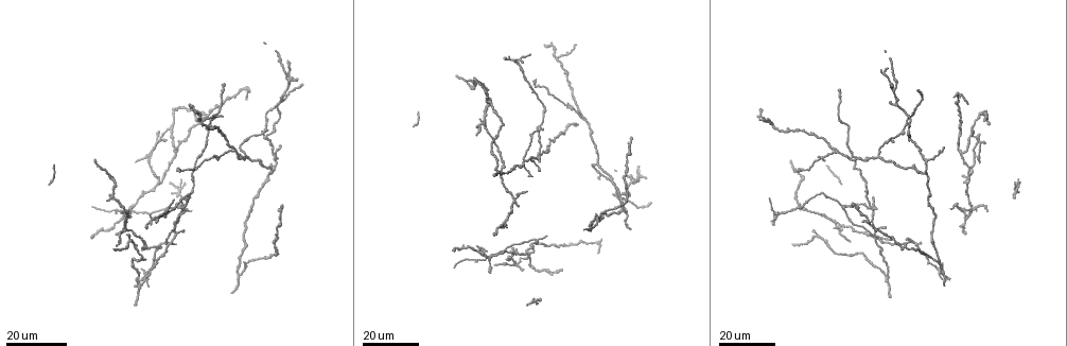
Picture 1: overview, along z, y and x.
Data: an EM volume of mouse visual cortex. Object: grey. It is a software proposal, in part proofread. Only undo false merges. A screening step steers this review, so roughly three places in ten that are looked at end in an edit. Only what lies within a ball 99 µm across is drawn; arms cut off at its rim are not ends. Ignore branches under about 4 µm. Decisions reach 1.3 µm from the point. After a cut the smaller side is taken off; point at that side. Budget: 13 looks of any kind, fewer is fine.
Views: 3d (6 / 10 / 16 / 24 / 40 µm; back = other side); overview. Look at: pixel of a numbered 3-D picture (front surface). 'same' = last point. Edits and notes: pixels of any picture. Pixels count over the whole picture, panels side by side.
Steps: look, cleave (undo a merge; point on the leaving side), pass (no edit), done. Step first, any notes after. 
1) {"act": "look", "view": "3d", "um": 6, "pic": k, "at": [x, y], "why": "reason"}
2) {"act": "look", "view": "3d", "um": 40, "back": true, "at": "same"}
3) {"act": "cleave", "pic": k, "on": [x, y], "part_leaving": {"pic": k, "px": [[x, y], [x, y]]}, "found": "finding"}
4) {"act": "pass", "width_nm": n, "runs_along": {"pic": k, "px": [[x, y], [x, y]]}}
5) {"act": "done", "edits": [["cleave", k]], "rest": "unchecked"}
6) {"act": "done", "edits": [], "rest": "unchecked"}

{"act": "look", "view": "3d", "um": 24, "pic": 1, "at": [912, 242], "why": "branch point"}

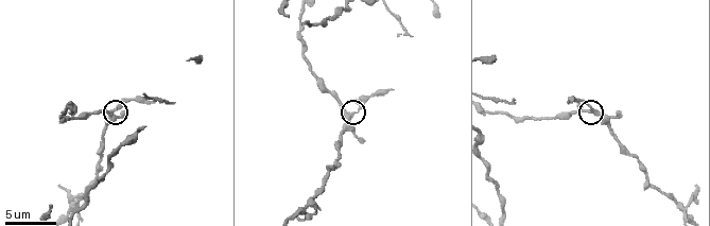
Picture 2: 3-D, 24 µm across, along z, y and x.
{"act": "look", "view": "3d", "um": 6, "pic": 2, "at": [592, 108], "why": "closer look"}

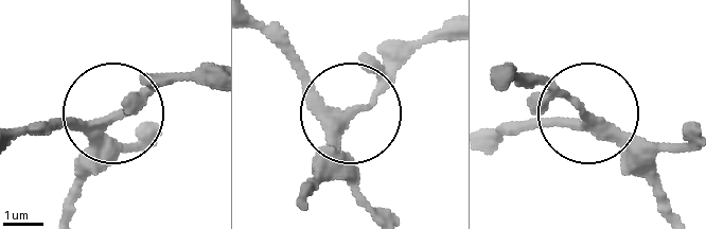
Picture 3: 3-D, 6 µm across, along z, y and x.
{"act": "pass", "arms": 3, "found": "one neuron here"}

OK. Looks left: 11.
{"act": "look", "view": "3d", "um": 24, "pic": 1, "at": [125, 225], "why": "four-way junction"}

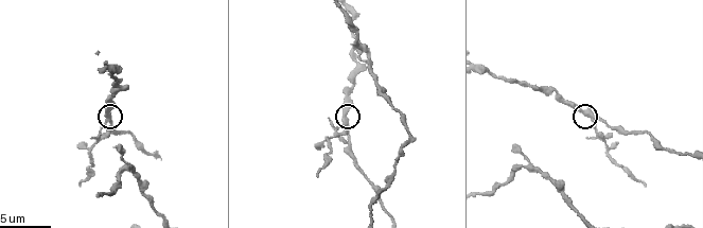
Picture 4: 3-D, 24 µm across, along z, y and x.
{"act": "look", "view": "3d", "um": 10, "pic": 4, "at": [109, 117]}

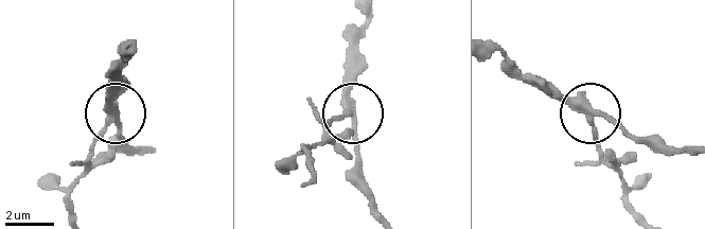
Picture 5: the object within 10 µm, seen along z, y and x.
{"act": "pass", "arms": 4, "found": "all the same neuron"}

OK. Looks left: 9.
{"act": "look", "view": "3d", "um": 16, "pic": 1, "at": [182, 208], "why": "three arms meet"}

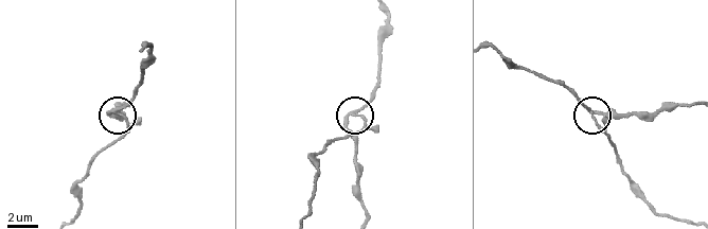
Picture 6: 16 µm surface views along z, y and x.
{"act": "look", "view": "3d", "um": 6, "pic": 6, "at": [356, 112]}

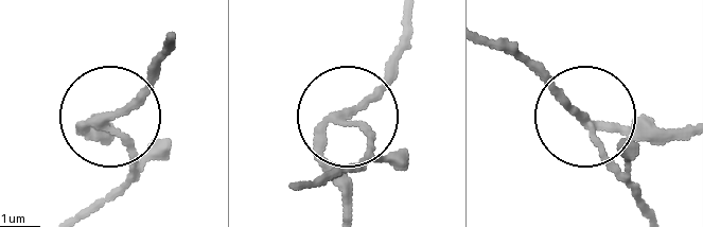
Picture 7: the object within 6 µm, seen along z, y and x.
{"act": "cleave", "pic": 7, "on": [138, 93], "side_arm_um": 28, "part_leaving": {"pic": 7, "px": [[590, 126], [528, 66], [488, 46]]}, "found": "two neurons meet here"}

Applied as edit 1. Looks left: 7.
{"act": "look", "view": "overview", "why": "redraw"}

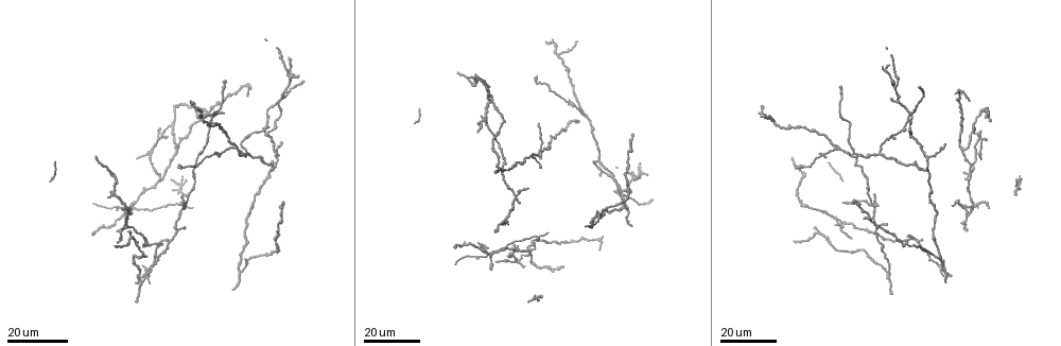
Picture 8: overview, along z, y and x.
{"act": "look", "view": "3d", "um": 16, "pic": 8, "at": [874, 206], "why": "looks like a crossing"}

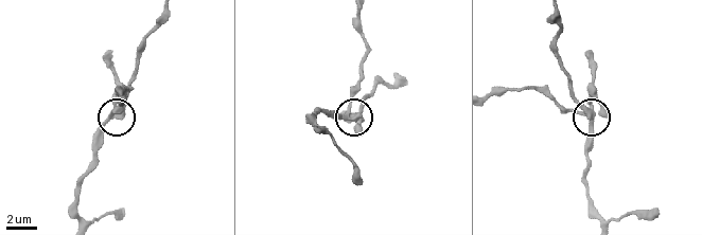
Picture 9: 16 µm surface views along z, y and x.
{"act": "look", "view": "3d", "um": 6, "pic": 9, "at": [347, 111]}

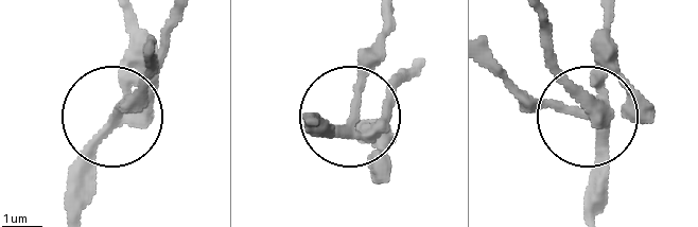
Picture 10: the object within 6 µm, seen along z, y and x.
{"act": "pass", "side_arm_um": 13, "runs_along": {"pic": 10, "px": [[409, 69], [386, 112], [359, 112], [365, 62], [382, 35]]}, "found": "one neuron here"}

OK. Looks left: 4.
{"act": "look", "view": "3d", "um": 10, "pic": 2, "at": [313, 204], "why": "four arms meet"}

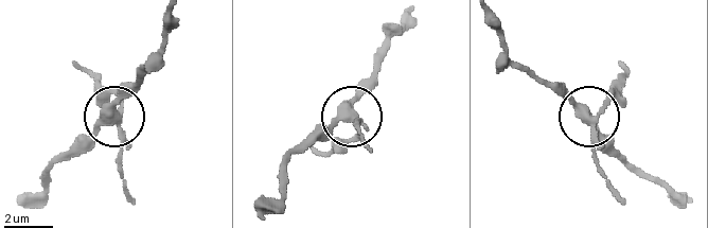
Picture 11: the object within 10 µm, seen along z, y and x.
{"act": "look", "view": "3d", "um": 6, "pic": 11, "at": [589, 122], "why": "closer look"}

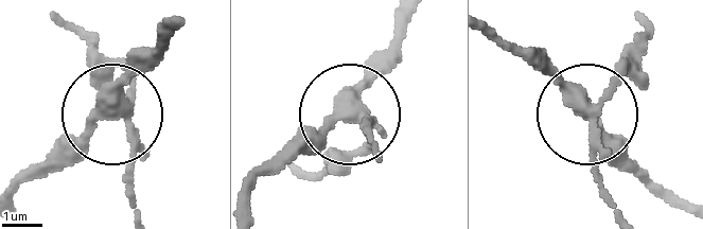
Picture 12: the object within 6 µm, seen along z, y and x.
{"act": "pass", "width_nm": 330, "runs_along": {"pic": 12, "px": [[175, 24], [115, 102], [135, 199]]}, "found": "one neuron here"}

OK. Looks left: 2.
{"act": "look", "view": "3d", "um": 24, "pic": 8, "at": [288, 81], "why": "side arm on a straight run"}

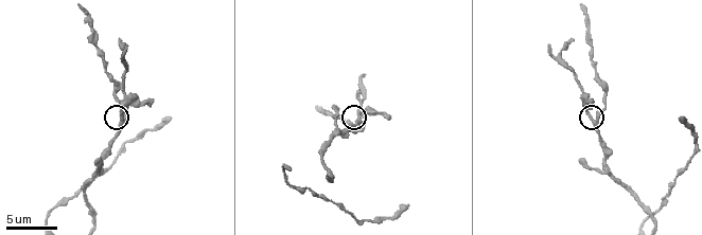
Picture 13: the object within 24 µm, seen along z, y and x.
{"act": "look", "view": "3d", "um": 6, "pic": 13, "at": [360, 118]}

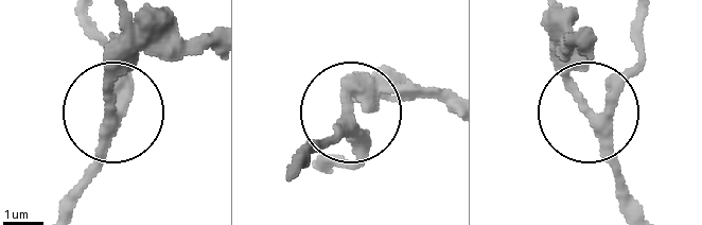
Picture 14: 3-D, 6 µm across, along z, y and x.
{"act": "pass", "side_arm_um": 10, "runs_along": {"pic": 14, "px": [[58, 213], [99, 153], [123, 24]]}, "found": "all the same neuron"}

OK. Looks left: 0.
{"act": "done", "edits": [["cleave", 7]], "rest": "unchecked"}

